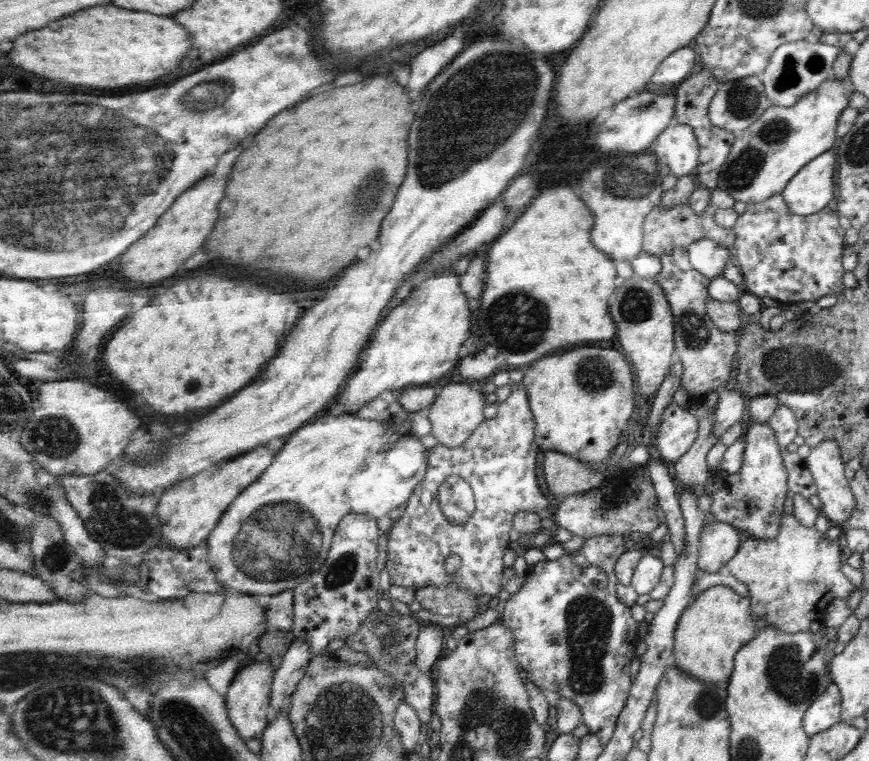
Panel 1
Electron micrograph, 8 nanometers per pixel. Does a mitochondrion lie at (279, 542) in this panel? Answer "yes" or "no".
yes

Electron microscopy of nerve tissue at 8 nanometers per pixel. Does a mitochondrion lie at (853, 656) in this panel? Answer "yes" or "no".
no

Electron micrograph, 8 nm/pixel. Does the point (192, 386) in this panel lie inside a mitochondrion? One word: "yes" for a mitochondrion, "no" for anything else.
no

